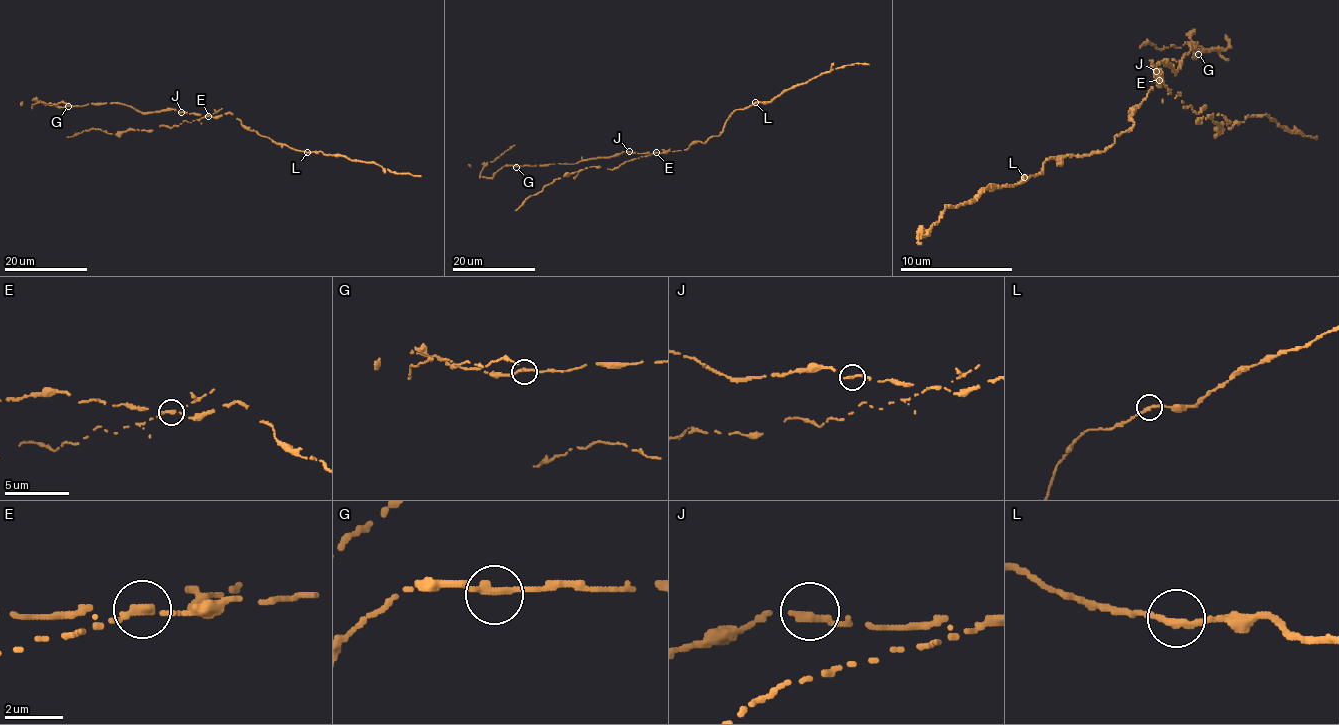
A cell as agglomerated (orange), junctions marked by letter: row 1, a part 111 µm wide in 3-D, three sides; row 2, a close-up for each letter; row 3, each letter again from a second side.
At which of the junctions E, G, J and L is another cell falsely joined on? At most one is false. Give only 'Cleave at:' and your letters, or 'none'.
Cleave at: E

